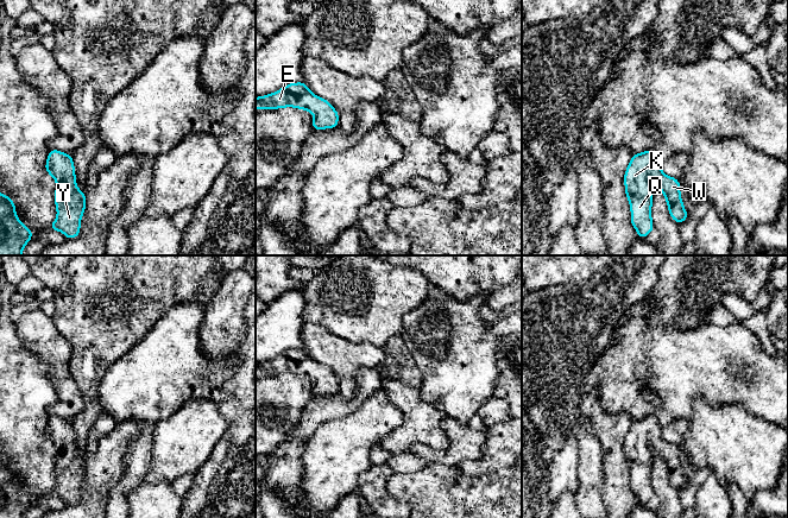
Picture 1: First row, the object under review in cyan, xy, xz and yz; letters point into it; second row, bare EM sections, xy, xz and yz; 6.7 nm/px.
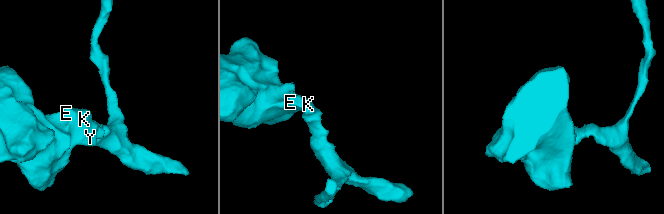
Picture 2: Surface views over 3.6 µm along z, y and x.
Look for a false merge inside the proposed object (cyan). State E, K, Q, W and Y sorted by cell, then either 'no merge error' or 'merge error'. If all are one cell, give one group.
E K Q W Y; no merge error

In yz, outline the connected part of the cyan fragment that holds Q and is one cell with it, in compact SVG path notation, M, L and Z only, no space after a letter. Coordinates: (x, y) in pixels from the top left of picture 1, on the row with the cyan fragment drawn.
M649 150L633 154L625 171L624 183L631 208L630 219L637 235L642 239L654 229L651 220L651 181L663 192L669 214L674 221L681 223L688 216L680 195L680 182L664 175L661 165L661 157L654 150Z

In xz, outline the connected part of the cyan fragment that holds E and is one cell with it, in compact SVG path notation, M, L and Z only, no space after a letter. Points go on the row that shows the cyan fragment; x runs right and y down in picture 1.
M303 82L290 83L276 93L256 97L256 109L295 107L314 114L315 131L338 126L339 114L327 100L313 94Z

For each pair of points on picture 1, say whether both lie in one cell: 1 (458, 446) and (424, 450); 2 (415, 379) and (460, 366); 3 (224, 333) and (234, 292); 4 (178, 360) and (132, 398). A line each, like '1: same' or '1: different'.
1: same
2: different
3: same
4: same

